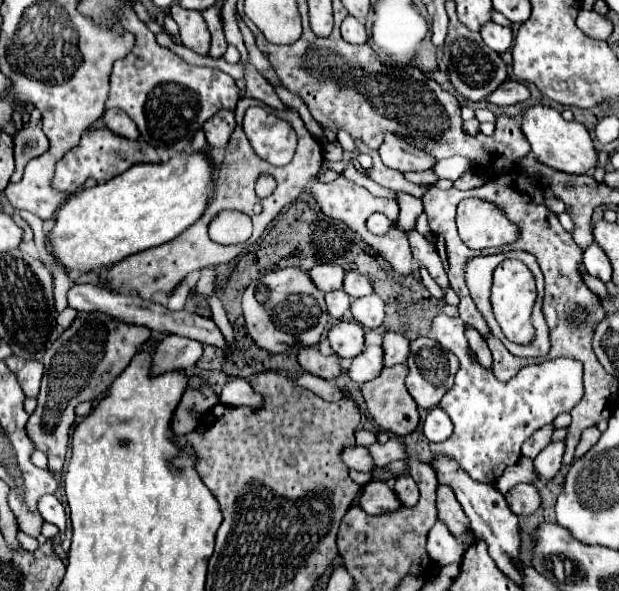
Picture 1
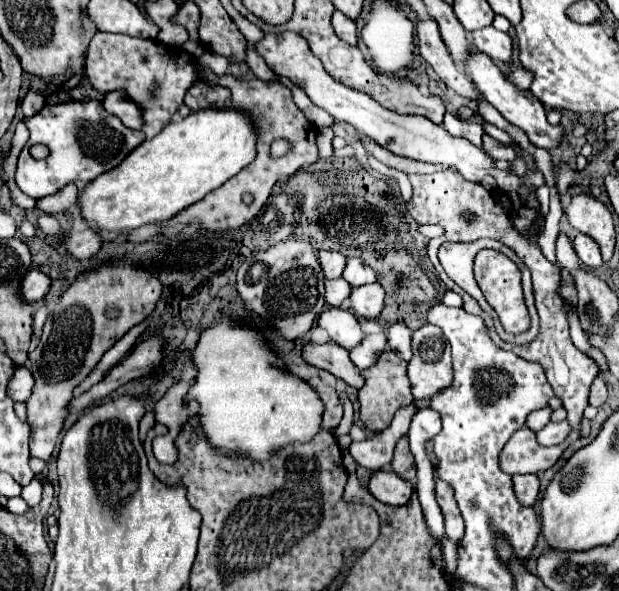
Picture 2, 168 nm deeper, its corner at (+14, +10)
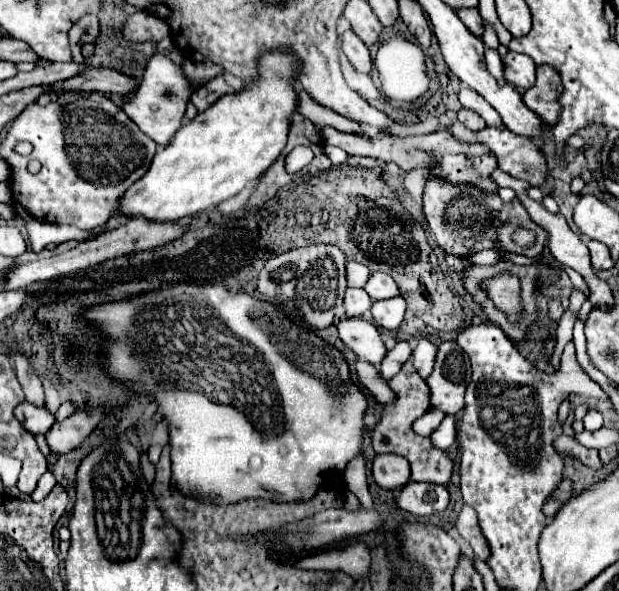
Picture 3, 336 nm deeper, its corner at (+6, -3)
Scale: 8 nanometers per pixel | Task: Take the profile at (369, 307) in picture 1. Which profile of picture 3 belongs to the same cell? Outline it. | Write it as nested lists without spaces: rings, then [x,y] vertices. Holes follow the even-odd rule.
[[[393,297],[393,299],[385,299],[385,301],[375,301],[371,305],[371,313],[377,325],[381,325],[383,329],[395,331],[405,315],[405,299],[403,297]]]

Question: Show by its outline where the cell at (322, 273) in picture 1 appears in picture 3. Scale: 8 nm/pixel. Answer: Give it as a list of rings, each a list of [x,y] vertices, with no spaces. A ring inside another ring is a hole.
[[[357,261],[347,263],[347,285],[349,287],[363,287],[371,277],[371,269]]]

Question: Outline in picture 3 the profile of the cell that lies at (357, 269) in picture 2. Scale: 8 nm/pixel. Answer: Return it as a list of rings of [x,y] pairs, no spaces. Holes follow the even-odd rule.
[[[377,271],[377,273],[373,273],[373,275],[369,277],[369,281],[367,281],[367,285],[365,285],[365,291],[367,291],[369,297],[375,299],[375,301],[377,301],[377,299],[391,299],[391,297],[401,295],[401,291],[399,291],[397,283],[393,281],[393,277],[387,275],[387,273],[381,273],[381,271]]]

